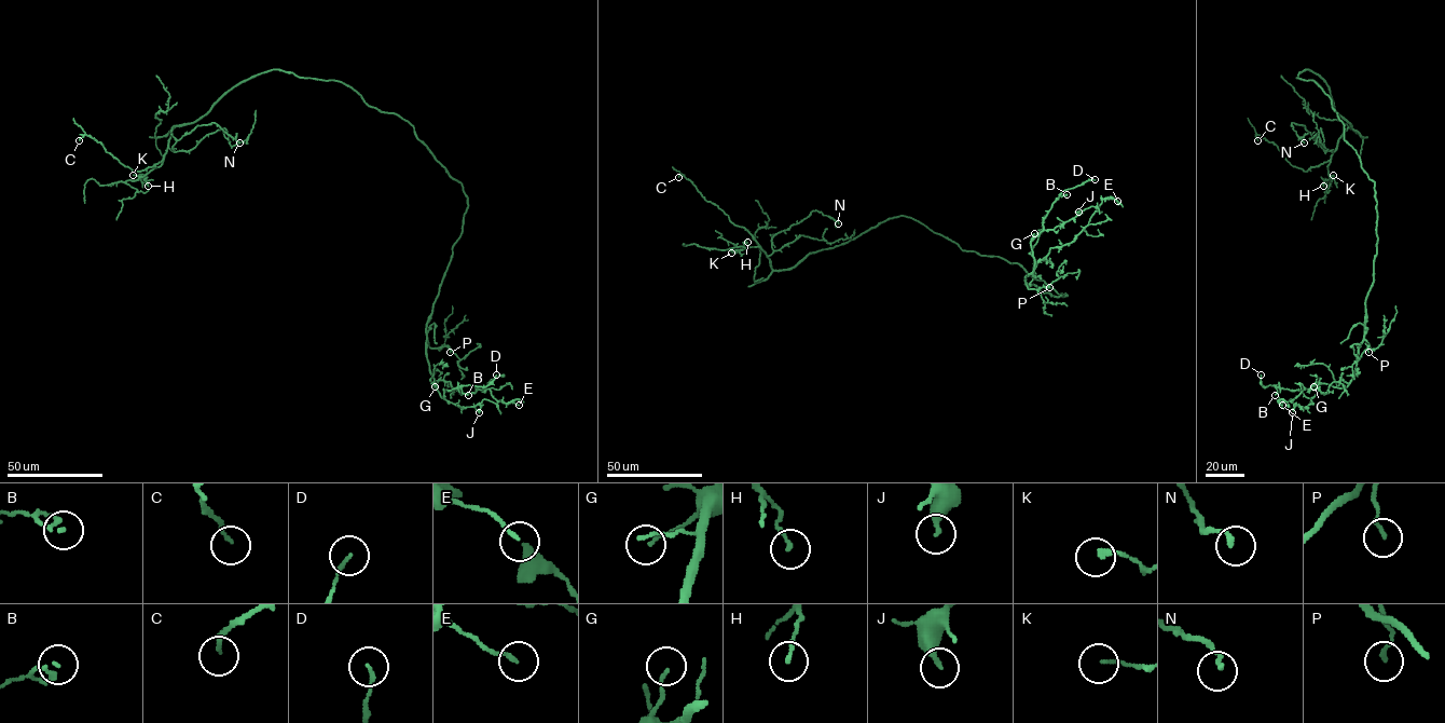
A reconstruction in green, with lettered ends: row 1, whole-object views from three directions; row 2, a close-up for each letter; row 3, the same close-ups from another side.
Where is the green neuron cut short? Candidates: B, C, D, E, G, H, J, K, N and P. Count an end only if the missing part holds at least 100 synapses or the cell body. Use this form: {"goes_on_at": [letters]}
{"goes_on_at": []}

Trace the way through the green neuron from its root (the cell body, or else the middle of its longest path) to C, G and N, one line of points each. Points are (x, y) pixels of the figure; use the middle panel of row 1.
C: (995, 256), (963, 250), (917, 220), (898, 216), (810, 253), (790, 268), (773, 270), (752, 234), (678, 177)
G: (995, 256), (1017, 262), (1032, 277), (1067, 296), (1051, 296), (1026, 283), (1035, 263), (1031, 244), (1034, 233)
N: (995, 256), (963, 250), (898, 216), (790, 268), (772, 268), (768, 256), (776, 233), (815, 210), (838, 223)

